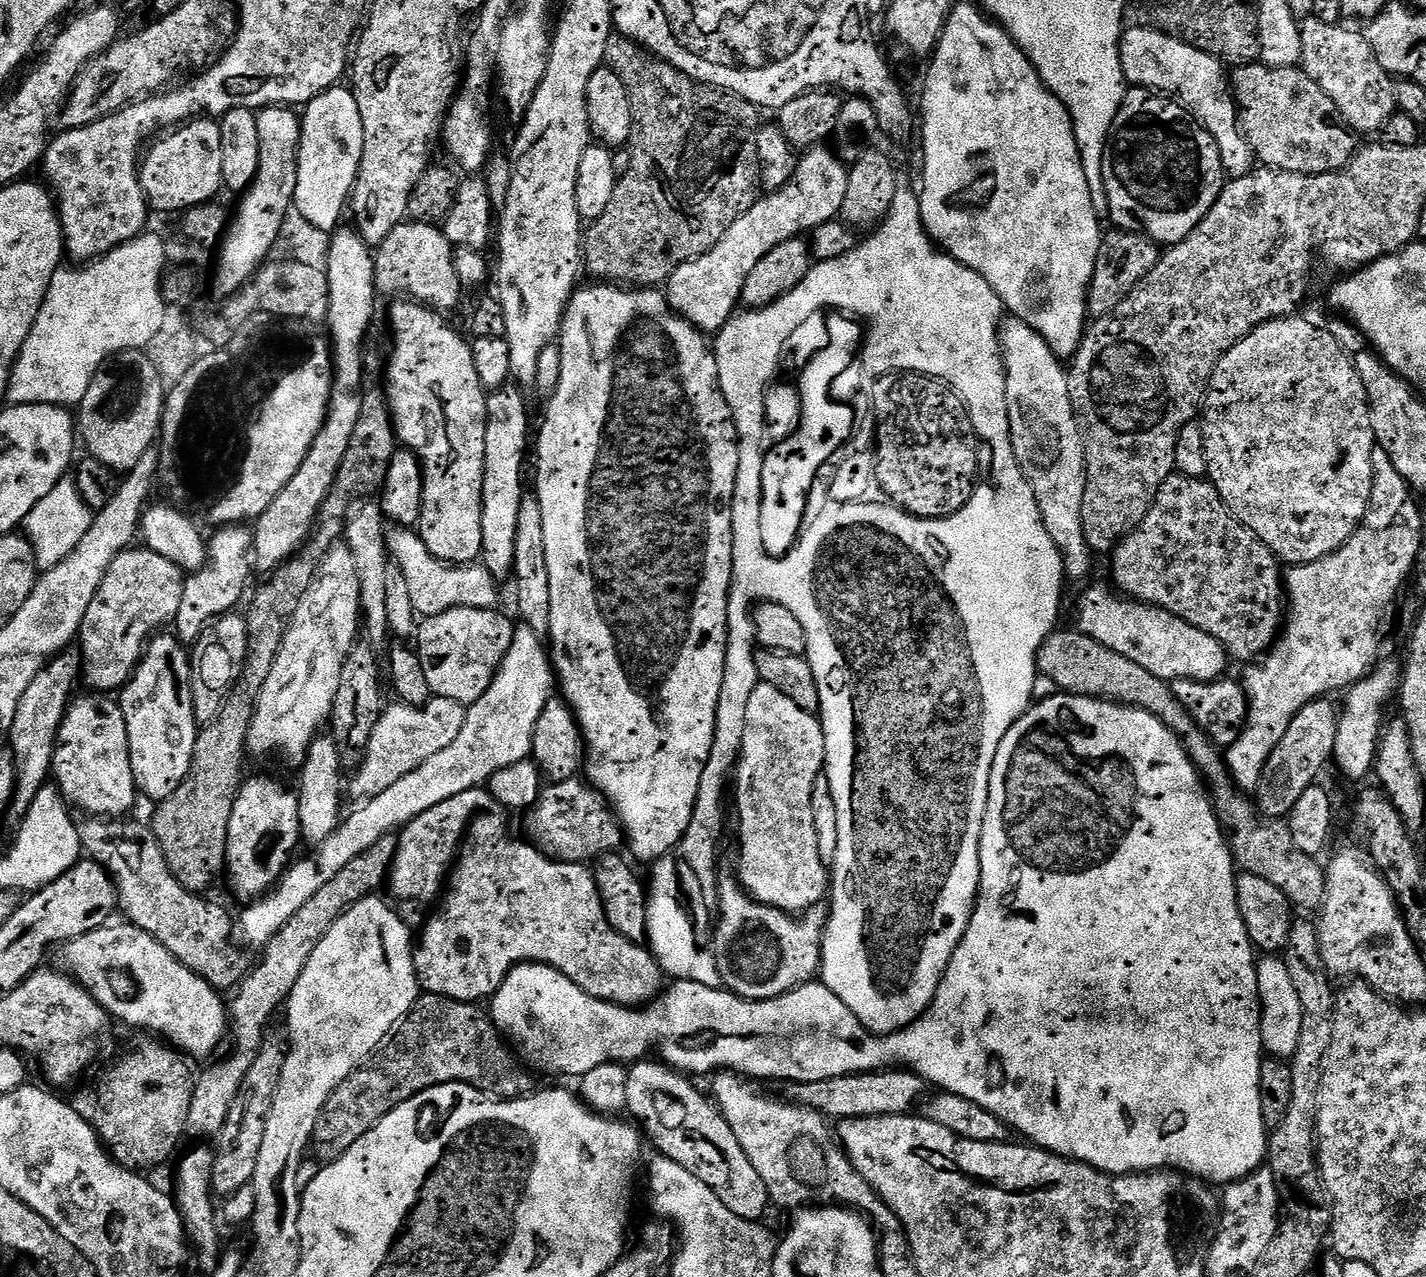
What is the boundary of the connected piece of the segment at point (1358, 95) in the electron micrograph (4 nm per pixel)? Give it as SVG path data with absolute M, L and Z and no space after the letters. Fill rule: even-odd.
M1316 22L1313 25L1313 28L1309 32L1305 31L1302 36L1302 71L1332 99L1341 121L1353 133L1379 133L1388 117L1397 111L1393 81L1388 78L1380 81L1380 76L1382 77L1380 63L1372 56L1368 41L1359 31L1351 32L1348 28L1323 22Z

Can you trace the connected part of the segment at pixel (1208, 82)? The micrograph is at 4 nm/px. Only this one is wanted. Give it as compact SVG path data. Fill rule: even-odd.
M1132 26L1120 38L1120 69L1129 85L1163 94L1175 101L1187 115L1189 112L1196 119L1195 127L1208 132L1209 138L1216 143L1220 151L1219 167L1229 177L1245 176L1253 171L1252 150L1240 133L1238 109L1230 93L1226 72L1223 72L1225 69L1217 57L1175 40L1173 36Z

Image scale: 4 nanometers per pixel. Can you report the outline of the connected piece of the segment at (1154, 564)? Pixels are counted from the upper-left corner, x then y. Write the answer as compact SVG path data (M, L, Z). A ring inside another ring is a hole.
M1173 474L1166 478L1166 482L1162 482L1162 486L1156 492L1154 502L1150 506L1150 510L1146 514L1146 518L1142 518L1142 522L1138 527L1132 529L1129 536L1124 537L1119 544L1116 545L1111 553L1112 559L1112 576L1116 579L1115 587L1119 589L1125 597L1138 600L1141 604L1152 604L1155 608L1161 608L1171 614L1182 618L1194 626L1198 630L1205 632L1214 638L1229 657L1233 661L1236 660L1252 660L1263 657L1268 649L1272 647L1278 633L1282 628L1282 568L1278 563L1272 551L1267 548L1251 530L1243 528L1233 517L1231 512L1224 503L1220 501L1220 496L1212 487L1207 479L1199 480L1196 476L1179 476Z

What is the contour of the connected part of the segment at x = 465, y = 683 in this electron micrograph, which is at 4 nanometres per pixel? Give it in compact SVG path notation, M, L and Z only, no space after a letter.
M454 608L419 621L414 632L415 651L433 697L473 704L490 686L500 669L506 650L510 650L514 624L496 608Z

